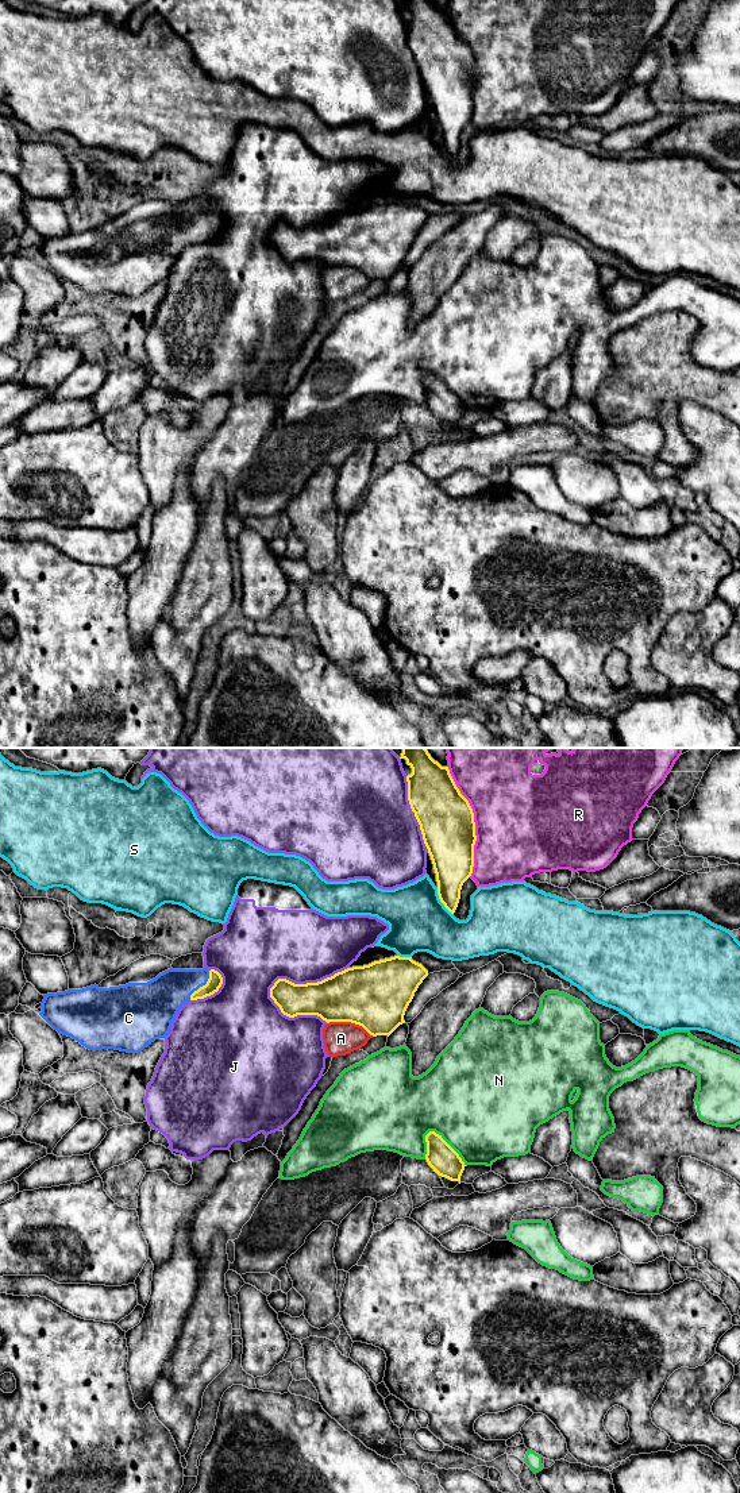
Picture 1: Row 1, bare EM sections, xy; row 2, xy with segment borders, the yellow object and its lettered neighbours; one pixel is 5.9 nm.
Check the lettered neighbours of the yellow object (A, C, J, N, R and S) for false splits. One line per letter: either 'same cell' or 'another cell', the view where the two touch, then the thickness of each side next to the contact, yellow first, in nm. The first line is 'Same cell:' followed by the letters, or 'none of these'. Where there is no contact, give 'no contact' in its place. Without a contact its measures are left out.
Same cell: C
A: another cell | xy | 400/200 nm
C: same cell | xy | 90/240 nm
J: another cell | xy | 280/440 nm
N: another cell | xy | 170/500 nm
R: another cell | xy | 320/500 nm
S: another cell | xy | 240/360 nm

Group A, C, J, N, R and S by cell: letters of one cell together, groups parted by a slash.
A / C / J / N / R / S

